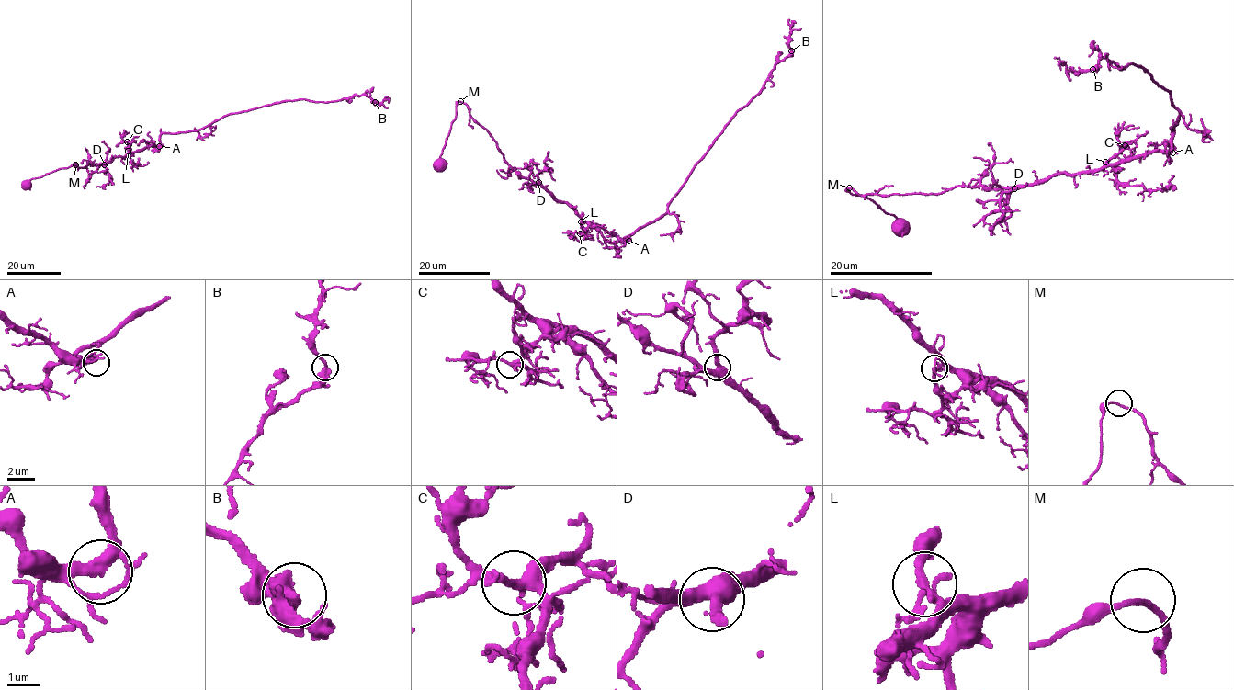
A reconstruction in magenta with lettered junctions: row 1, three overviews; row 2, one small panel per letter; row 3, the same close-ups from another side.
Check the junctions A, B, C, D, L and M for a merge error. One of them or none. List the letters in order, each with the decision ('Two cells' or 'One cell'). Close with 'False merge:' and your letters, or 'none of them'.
A: One cell
B: One cell
C: One cell
D: One cell
L: One cell
M: One cell
False merge: none of them

